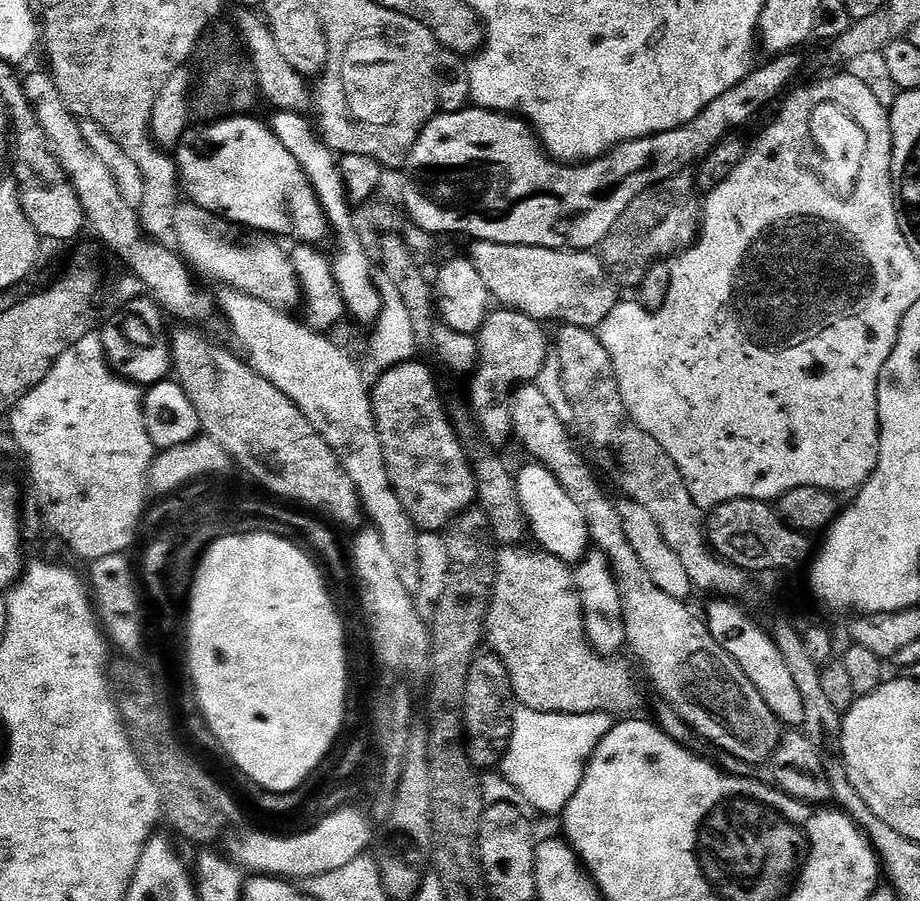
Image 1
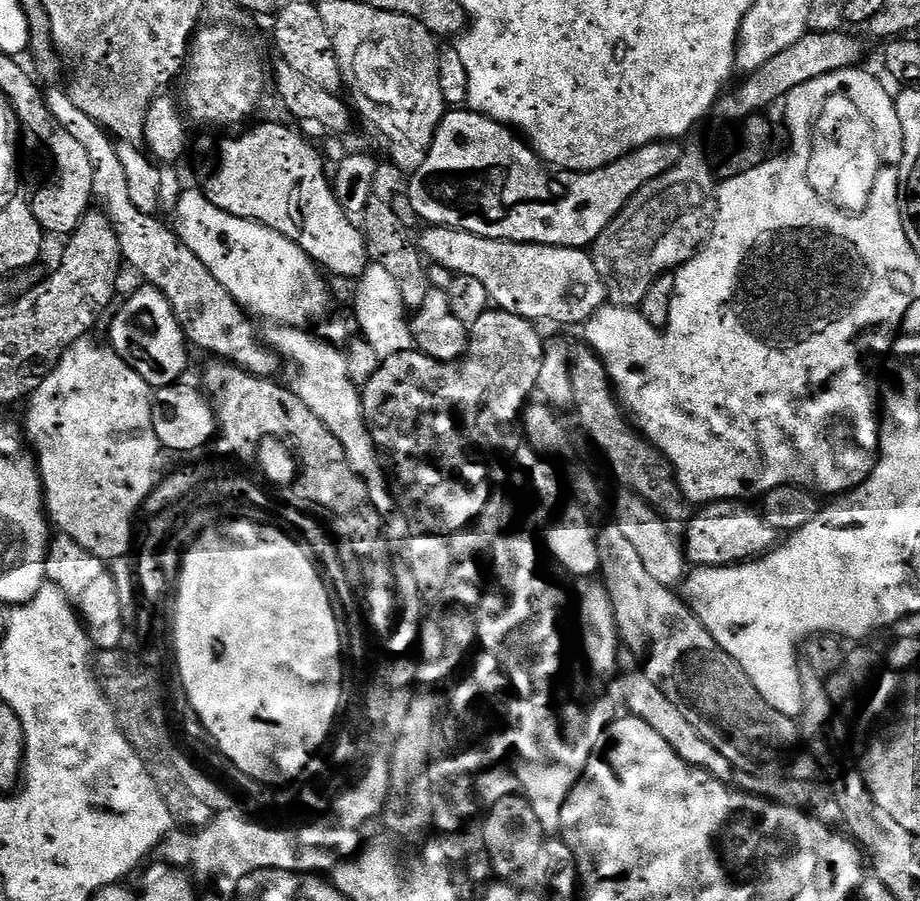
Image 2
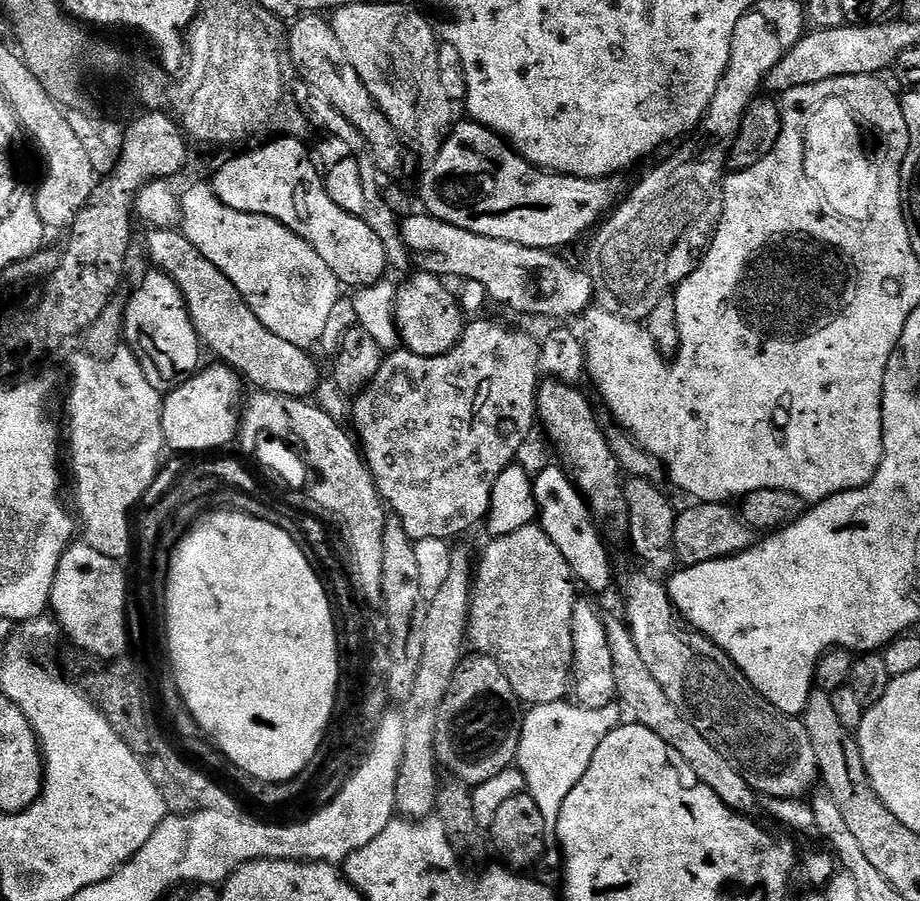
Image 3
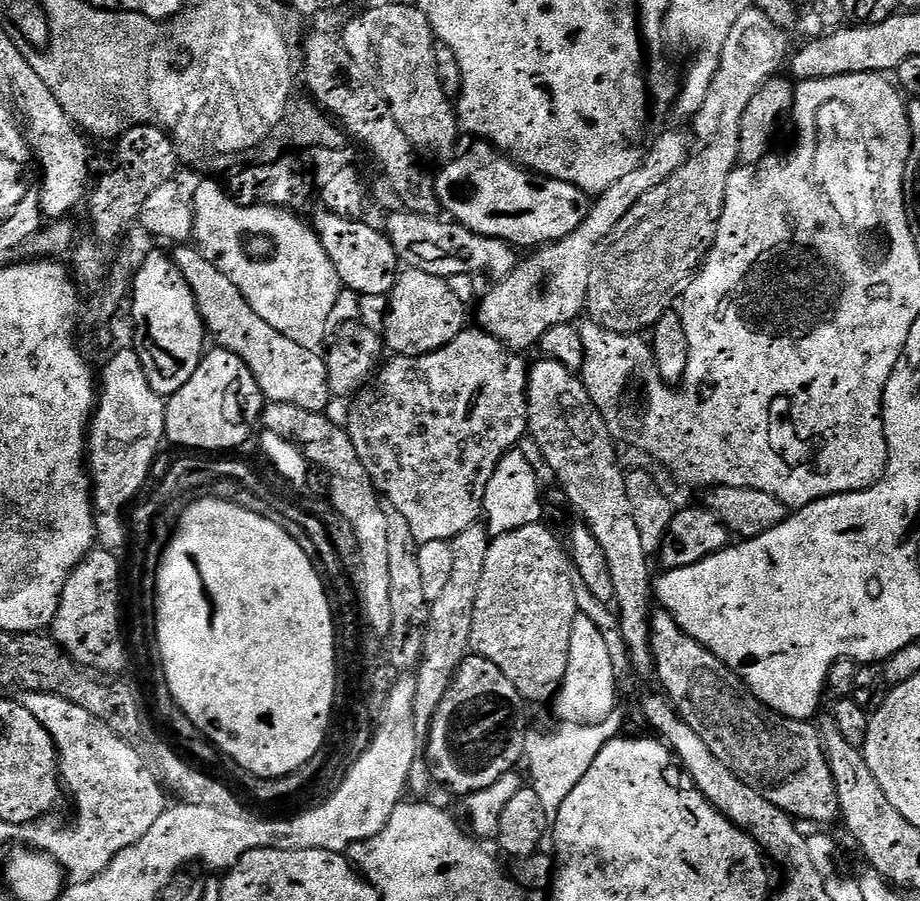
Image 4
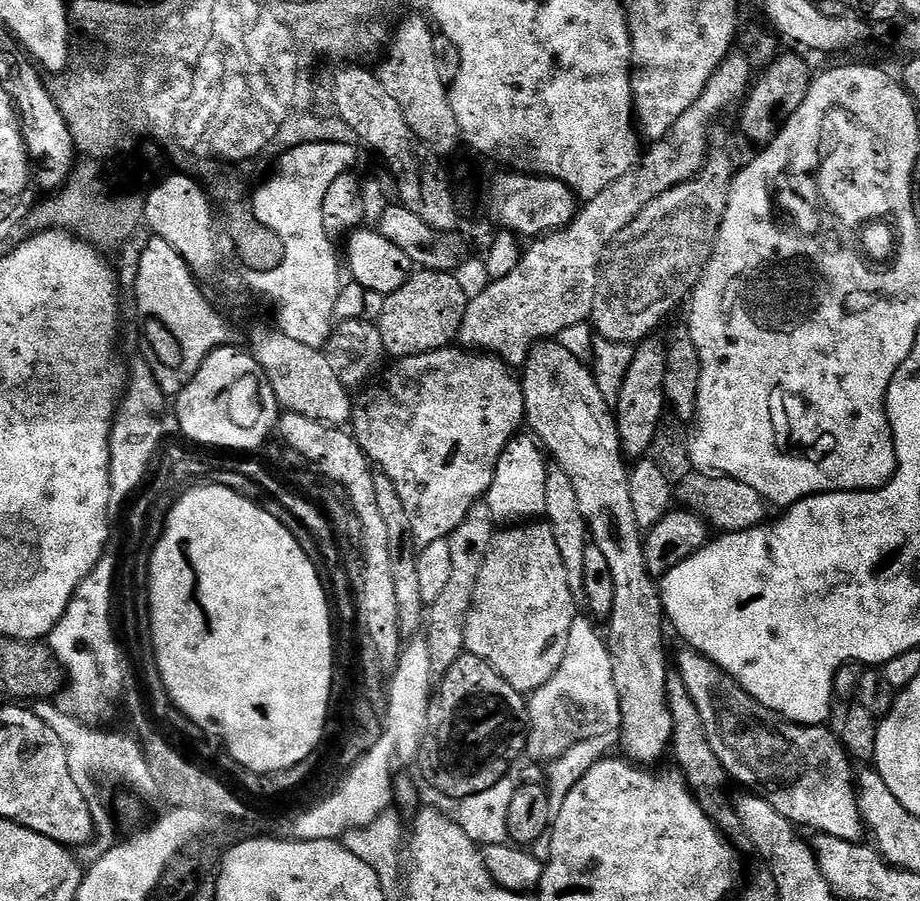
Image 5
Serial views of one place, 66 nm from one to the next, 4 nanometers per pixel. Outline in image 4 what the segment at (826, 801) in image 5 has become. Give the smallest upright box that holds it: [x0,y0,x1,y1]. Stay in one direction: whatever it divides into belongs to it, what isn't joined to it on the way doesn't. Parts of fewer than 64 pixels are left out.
[652,610,840,824]

